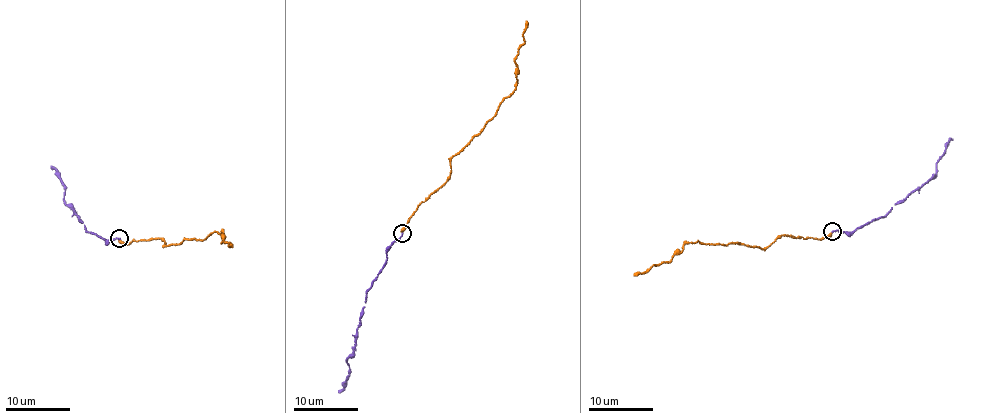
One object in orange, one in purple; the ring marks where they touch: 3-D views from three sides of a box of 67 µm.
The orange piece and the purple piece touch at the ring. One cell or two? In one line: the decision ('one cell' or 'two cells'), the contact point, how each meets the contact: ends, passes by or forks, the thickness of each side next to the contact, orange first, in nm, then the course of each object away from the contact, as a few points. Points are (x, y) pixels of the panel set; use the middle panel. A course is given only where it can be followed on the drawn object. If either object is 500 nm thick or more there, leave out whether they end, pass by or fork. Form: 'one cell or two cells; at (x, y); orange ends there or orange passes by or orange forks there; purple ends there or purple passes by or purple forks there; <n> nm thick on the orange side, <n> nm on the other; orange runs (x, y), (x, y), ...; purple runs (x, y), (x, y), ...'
one cell; at (402, 233); orange ends there; purple ends there; 300 nm thick on the orange side, 120 nm on the other; orange runs (401, 233), (422, 201), (444, 186), (452, 158), (481, 132), (516, 88), (515, 60), (523, 42), (526, 21); purple runs (401, 233), (366, 295), (351, 354), (346, 361), (349, 367), (346, 384), (338, 392)

